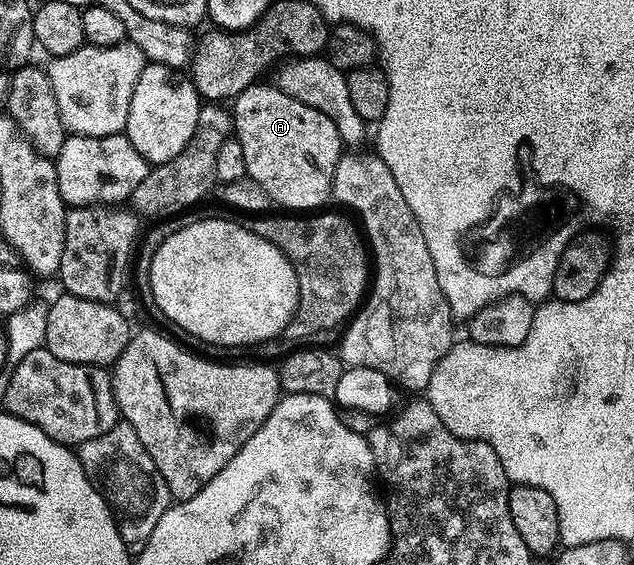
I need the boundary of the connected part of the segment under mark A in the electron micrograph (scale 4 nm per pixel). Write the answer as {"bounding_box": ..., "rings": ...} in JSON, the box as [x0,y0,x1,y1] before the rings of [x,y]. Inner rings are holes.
{"bounding_box":[233,81,345,213],"rings":[[[256,81],[235,96],[233,100],[233,135],[241,141],[241,150],[245,152],[247,178],[257,181],[261,189],[271,199],[276,208],[291,213],[311,213],[322,208],[326,199],[332,198],[331,186],[339,159],[345,153],[345,144],[339,135],[337,125],[317,109],[301,105],[289,93],[281,93],[270,82]]]}

